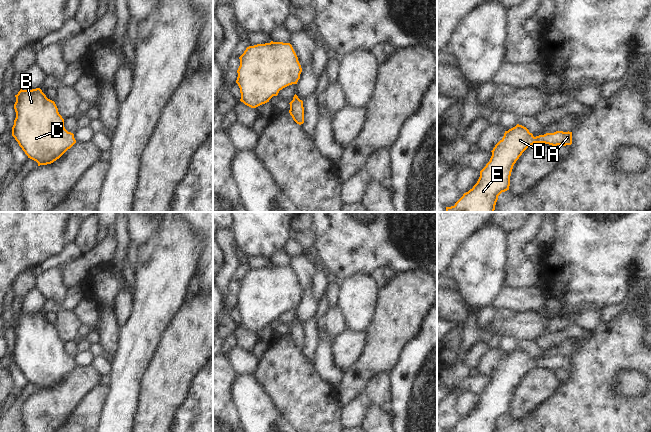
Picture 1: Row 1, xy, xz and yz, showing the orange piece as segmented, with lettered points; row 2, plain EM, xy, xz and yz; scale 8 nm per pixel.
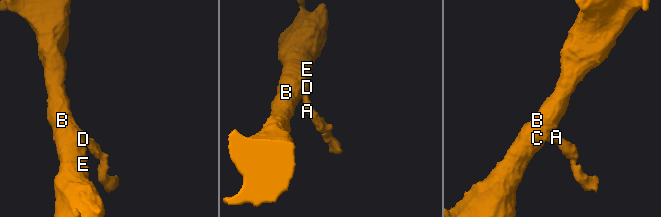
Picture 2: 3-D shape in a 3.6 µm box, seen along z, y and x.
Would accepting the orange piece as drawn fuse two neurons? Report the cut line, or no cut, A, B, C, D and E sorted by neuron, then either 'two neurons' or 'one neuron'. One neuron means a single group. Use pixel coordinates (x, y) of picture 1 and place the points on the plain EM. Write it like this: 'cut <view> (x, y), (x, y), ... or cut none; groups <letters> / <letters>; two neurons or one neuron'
cut none; groups A B C D E; one neuron

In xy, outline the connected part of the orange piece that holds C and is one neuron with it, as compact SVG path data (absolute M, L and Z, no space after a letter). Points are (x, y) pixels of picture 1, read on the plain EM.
M40 312L21 313L15 321L16 342L12 360L28 382L36 385L38 390L53 387L76 367L74 358L65 353L64 343L59 338L55 326L48 323Z

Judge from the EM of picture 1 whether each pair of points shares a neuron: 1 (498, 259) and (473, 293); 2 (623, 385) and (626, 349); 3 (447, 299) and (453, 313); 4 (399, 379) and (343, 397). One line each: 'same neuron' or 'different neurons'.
1: same neuron
2: different neurons
3: same neuron
4: different neurons

